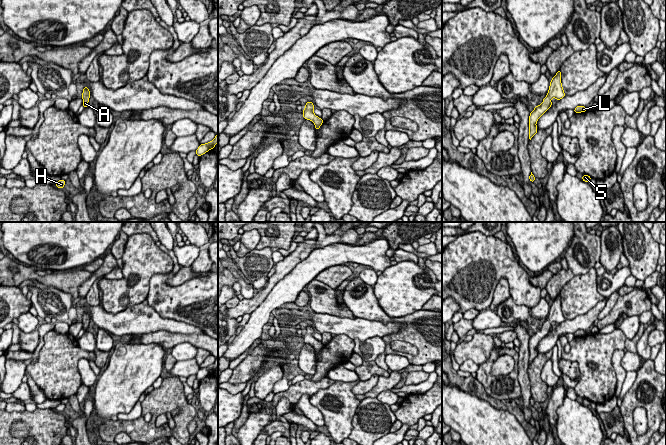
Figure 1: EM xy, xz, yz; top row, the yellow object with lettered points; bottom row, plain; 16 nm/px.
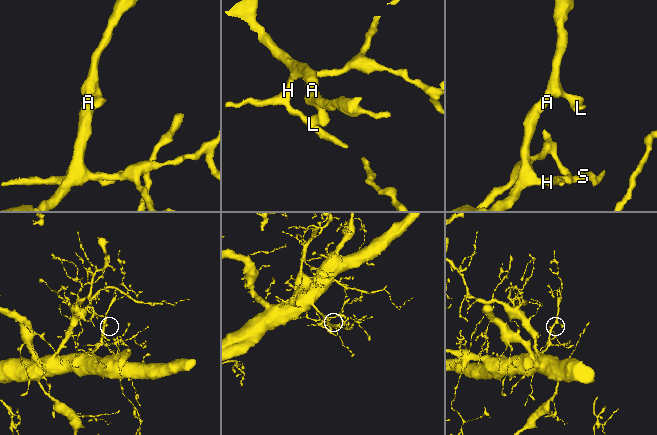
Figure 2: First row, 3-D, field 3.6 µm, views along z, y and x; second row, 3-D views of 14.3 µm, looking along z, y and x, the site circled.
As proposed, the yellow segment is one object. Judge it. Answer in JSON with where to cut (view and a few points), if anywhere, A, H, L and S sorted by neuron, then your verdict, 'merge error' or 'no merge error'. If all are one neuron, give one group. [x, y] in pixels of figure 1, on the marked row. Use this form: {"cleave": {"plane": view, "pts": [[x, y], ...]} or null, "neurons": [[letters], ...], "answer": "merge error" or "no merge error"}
{"cleave": null, "neurons": [["A", "H", "L", "S"]], "answer": "no merge error"}

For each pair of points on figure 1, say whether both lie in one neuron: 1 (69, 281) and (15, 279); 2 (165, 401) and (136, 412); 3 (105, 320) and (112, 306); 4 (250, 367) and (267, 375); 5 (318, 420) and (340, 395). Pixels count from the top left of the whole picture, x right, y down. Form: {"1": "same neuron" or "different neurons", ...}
{"1": "same neuron", "2": "different neurons", "3": "different neurons", "4": "different neurons", "5": "different neurons"}

